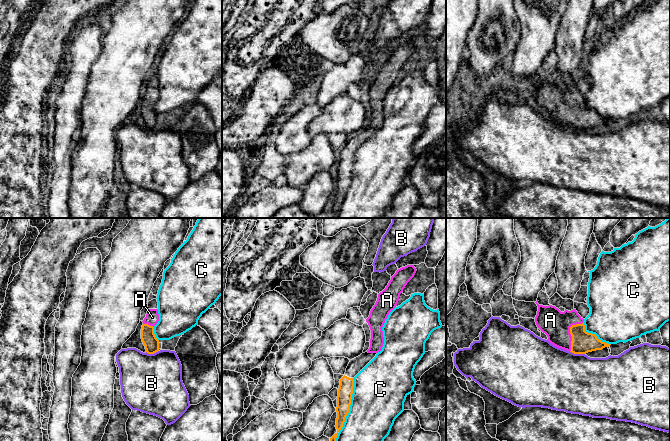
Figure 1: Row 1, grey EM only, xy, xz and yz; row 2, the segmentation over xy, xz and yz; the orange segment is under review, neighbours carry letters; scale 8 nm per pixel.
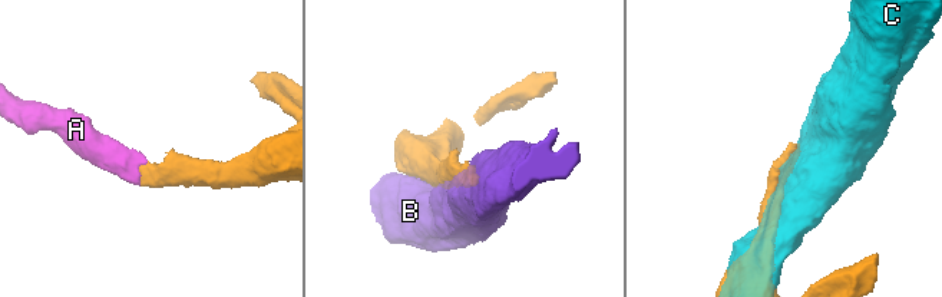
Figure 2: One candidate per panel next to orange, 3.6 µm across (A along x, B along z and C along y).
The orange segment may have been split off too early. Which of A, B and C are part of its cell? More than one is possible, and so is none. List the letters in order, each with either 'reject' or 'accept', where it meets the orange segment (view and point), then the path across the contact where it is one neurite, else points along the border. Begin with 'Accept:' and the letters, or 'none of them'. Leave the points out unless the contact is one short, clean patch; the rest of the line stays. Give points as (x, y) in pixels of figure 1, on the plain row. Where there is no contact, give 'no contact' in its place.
Accept: A
A: accept; meets orange in yz at (570, 109); runs through yz (582, 118), (579, 118), (570, 109), (550, 96)
B: reject; meets orange in yz at (577, 129)
C: reject; meets orange in xz at (350, 180)

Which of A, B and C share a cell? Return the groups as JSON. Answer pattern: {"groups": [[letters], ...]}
{"groups": [["A"], ["B"], ["C"]]}

